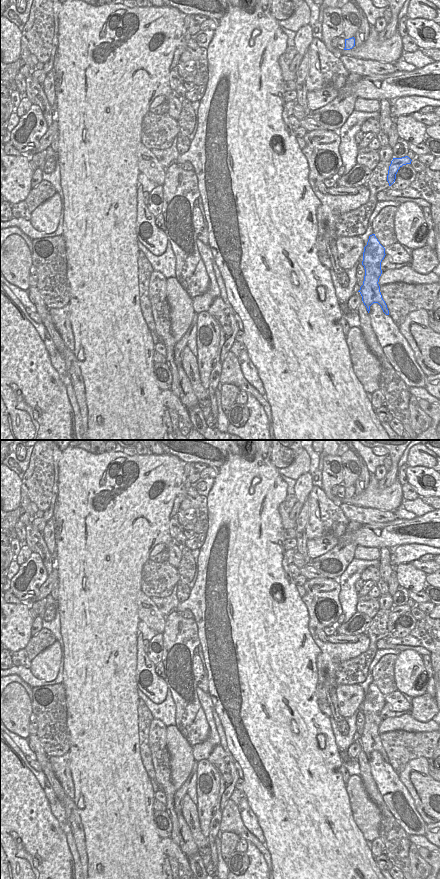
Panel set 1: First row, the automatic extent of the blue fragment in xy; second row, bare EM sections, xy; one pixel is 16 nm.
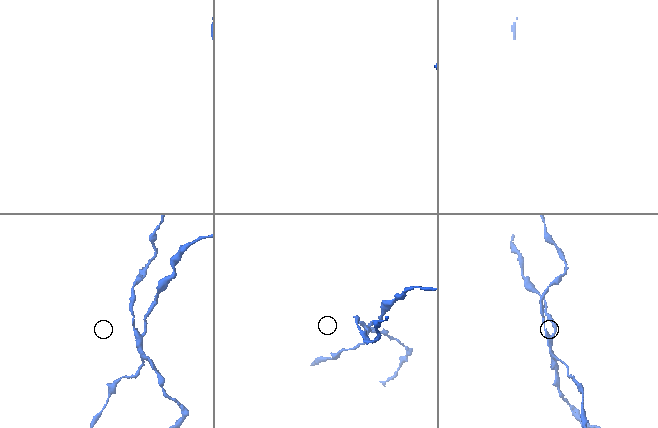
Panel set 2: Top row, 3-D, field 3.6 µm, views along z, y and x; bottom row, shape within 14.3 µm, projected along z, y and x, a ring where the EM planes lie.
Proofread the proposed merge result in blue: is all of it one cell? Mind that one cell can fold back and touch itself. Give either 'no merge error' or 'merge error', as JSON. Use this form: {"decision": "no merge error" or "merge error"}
{"decision": "merge error"}

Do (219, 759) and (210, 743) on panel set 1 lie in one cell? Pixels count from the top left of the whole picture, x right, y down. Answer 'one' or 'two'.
two

